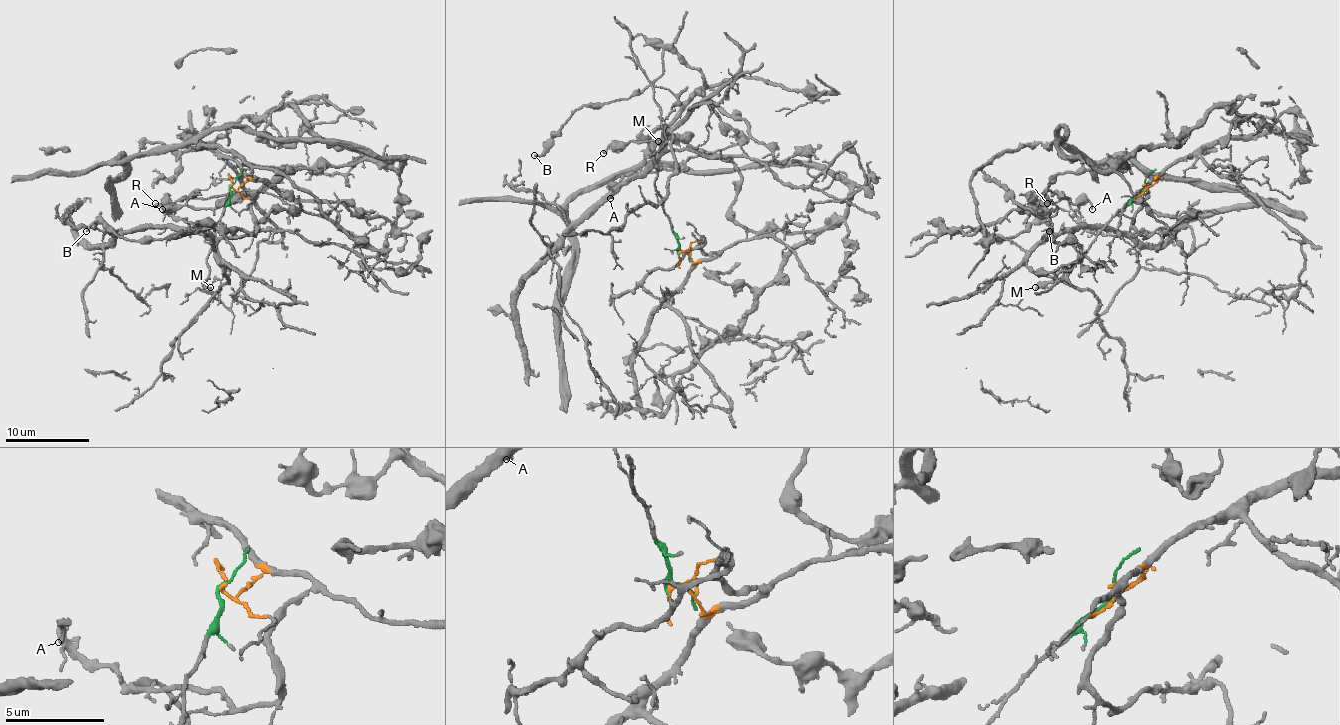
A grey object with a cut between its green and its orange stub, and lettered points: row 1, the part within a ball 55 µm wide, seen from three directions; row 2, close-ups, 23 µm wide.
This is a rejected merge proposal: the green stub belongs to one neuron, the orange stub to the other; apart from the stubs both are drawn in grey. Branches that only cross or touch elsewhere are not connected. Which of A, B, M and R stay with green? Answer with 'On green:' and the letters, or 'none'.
On green: M

